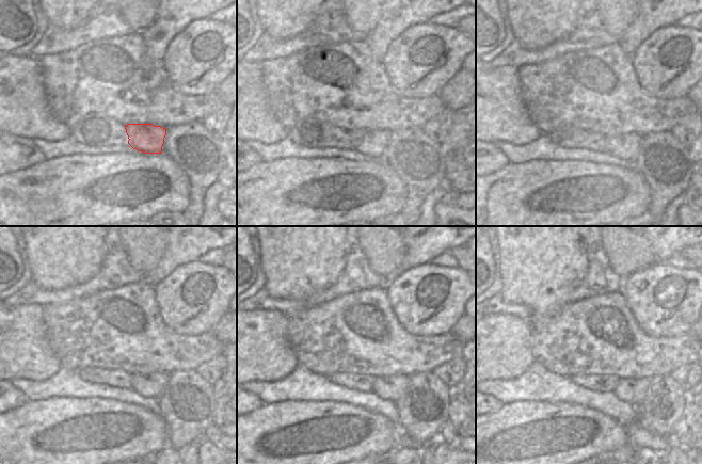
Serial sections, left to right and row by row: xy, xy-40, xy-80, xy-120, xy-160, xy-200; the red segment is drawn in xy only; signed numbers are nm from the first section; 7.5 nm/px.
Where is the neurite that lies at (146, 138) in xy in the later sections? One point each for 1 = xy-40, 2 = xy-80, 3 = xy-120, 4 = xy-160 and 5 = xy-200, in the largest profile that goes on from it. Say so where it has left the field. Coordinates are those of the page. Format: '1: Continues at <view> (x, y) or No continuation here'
1: Continues at xy-40 (375, 143)
2: Continues at xy-80 (624, 146)
3: Continues at xy-120 (152, 385)
4: Continues at xy-160 (392, 387)
5: Continues at xy-200 (634, 392).

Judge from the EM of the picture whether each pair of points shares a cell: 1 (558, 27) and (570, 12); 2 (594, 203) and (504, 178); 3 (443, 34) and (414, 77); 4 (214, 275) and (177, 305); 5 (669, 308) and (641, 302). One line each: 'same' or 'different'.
1: same
2: same
3: same
4: same
5: same

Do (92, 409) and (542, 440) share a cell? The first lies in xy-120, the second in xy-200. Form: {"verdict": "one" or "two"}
{"verdict": "one"}

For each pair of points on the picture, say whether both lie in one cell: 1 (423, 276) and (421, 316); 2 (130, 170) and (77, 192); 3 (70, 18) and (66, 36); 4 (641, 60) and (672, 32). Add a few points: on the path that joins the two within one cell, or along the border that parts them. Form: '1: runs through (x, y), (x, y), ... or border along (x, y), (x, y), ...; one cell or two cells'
1: runs through (421, 286), (423, 306); one cell
2: runs through (117, 182), (110, 189), (90, 191); one cell
3: border along (90, 16), (70, 29), (49, 28); two cells
4: runs through (649, 54), (665, 38); one cell

